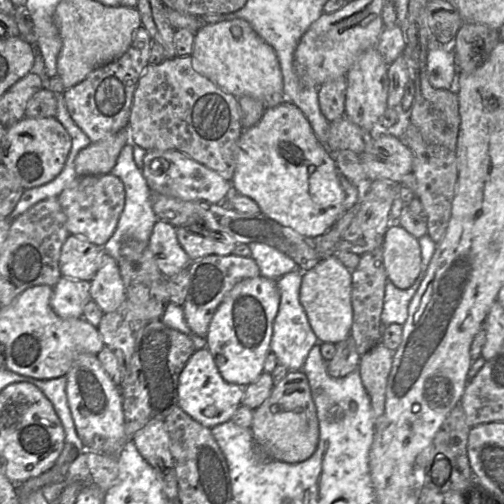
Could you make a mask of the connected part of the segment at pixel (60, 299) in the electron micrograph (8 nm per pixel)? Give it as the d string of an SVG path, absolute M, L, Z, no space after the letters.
M61 277L53 287L50 305L62 318L83 318L84 307L90 300L90 282Z

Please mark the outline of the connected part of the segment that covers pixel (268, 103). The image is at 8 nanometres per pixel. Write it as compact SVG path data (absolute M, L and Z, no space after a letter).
M237 18L217 23L204 23L195 33L191 57L195 71L236 98L251 96L259 100L266 109L276 107L287 101L283 91L283 76L275 50L243 19Z

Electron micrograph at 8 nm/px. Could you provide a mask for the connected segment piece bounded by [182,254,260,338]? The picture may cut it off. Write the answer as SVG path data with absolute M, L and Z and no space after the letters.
M208 255L188 265L189 286L185 301L182 305L183 315L190 330L204 337L207 334L214 312L226 294L240 281L260 275L257 263L251 257L235 255Z

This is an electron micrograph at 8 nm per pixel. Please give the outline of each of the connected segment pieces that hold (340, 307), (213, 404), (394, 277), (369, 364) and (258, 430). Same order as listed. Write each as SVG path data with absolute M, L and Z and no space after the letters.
M334 256L322 258L314 268L303 273L299 301L318 343L337 344L350 335L353 323L351 273Z
M204 347L195 350L187 361L185 367L179 375L178 382L178 407L188 414L193 420L207 428L229 421L238 407L242 404L244 387L230 384L221 377L210 351Z
M399 225L389 226L382 243L388 280L399 289L409 288L421 272L421 249L417 238Z
M380 342L361 355L357 367L363 386L370 398L376 426L385 411L386 388L392 361L393 352Z
M289 371L273 386L269 397L253 411L250 431L255 446L271 460L298 463L313 455L319 441L319 423L308 379L302 371Z

